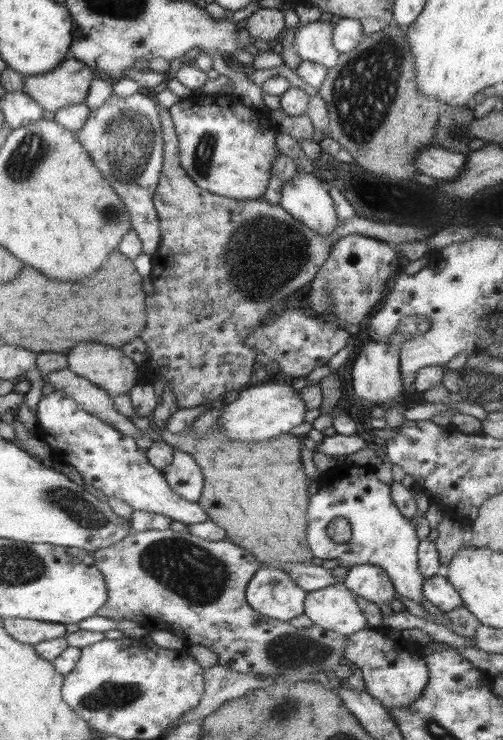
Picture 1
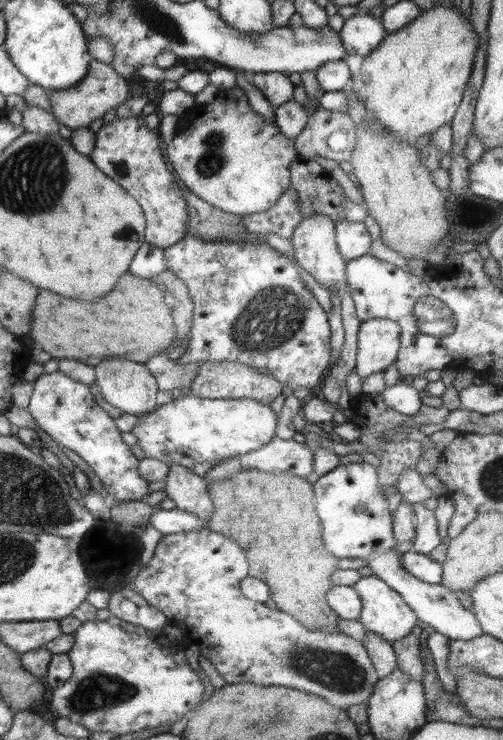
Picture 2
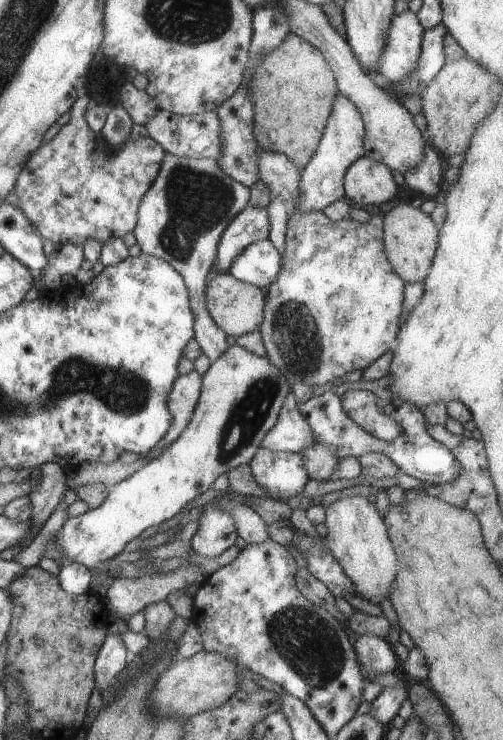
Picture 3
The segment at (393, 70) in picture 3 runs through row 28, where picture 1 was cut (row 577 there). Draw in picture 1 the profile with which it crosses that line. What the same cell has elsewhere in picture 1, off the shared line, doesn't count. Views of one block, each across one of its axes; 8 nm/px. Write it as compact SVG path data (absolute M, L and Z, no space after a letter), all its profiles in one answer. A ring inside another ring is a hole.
M359 465L348 472L348 482L332 482L330 486L320 487L320 490L309 495L307 508L307 542L316 558L322 560L337 560L338 565L352 568L357 564L373 564L383 568L388 578L392 581L395 592L412 602L422 605L427 598L423 593L423 582L425 578L419 571L417 563L417 548L420 539L416 536L416 528L411 519L402 516L399 508L393 503L391 497L391 486L388 483L380 482L375 476L374 466ZM334 518L346 518L352 524L352 536L346 544L334 542L327 533L327 526Z

